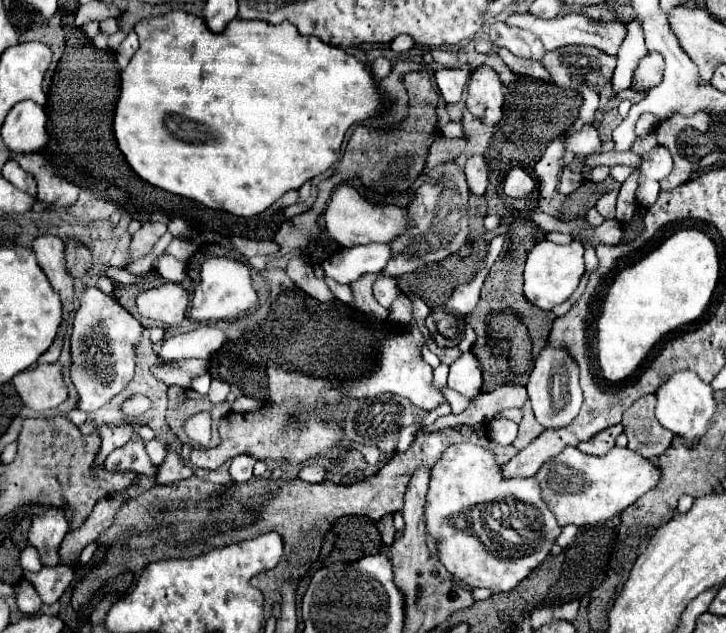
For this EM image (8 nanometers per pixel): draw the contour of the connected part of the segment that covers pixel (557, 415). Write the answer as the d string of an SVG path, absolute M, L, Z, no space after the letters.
M545 346L539 358L535 360L535 368L527 382L527 392L533 404L535 418L545 428L563 428L569 426L583 404L583 394L579 388L579 368L575 366L573 358L567 354L567 350Z

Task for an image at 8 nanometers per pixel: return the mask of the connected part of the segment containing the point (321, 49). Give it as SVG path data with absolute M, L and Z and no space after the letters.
M173 10L166 13L165 16L151 16L151 18L139 20L135 24L135 32L139 36L141 48L135 52L129 66L121 72L121 90L119 90L119 100L115 104L115 114L113 114L113 134L115 134L117 146L139 178L143 178L145 182L149 182L165 192L201 202L207 208L225 210L225 212L231 212L235 216L243 216L243 218L251 218L255 214L265 212L287 190L301 188L303 182L307 182L313 176L331 168L337 160L337 152L341 148L345 130L353 122L365 120L381 110L383 94L381 94L377 82L373 80L369 68L365 68L365 64L361 64L357 58L343 52L341 48L319 42L319 38L315 38L315 36L299 34L299 30L291 22L269 24L269 22L261 22L261 20L235 18L225 26L223 32L215 34L207 28L203 18L183 10Z

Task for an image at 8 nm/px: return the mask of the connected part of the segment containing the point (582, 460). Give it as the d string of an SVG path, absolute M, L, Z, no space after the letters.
M567 446L557 458L551 458L545 462L539 472L535 474L539 486L541 486L541 498L549 506L549 510L555 514L559 526L575 524L575 526L589 526L605 522L617 514L621 514L627 506L631 506L639 496L643 496L647 490L651 490L659 480L659 468L651 462L647 462L643 456L627 450L627 448L611 448L605 456L589 456L583 454L577 448Z

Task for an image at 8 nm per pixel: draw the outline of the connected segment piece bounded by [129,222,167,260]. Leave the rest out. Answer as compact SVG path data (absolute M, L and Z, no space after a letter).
M143 222L141 228L133 234L133 242L131 242L131 250L129 250L129 260L139 258L143 254L147 254L153 244L167 232L167 224L165 222Z

